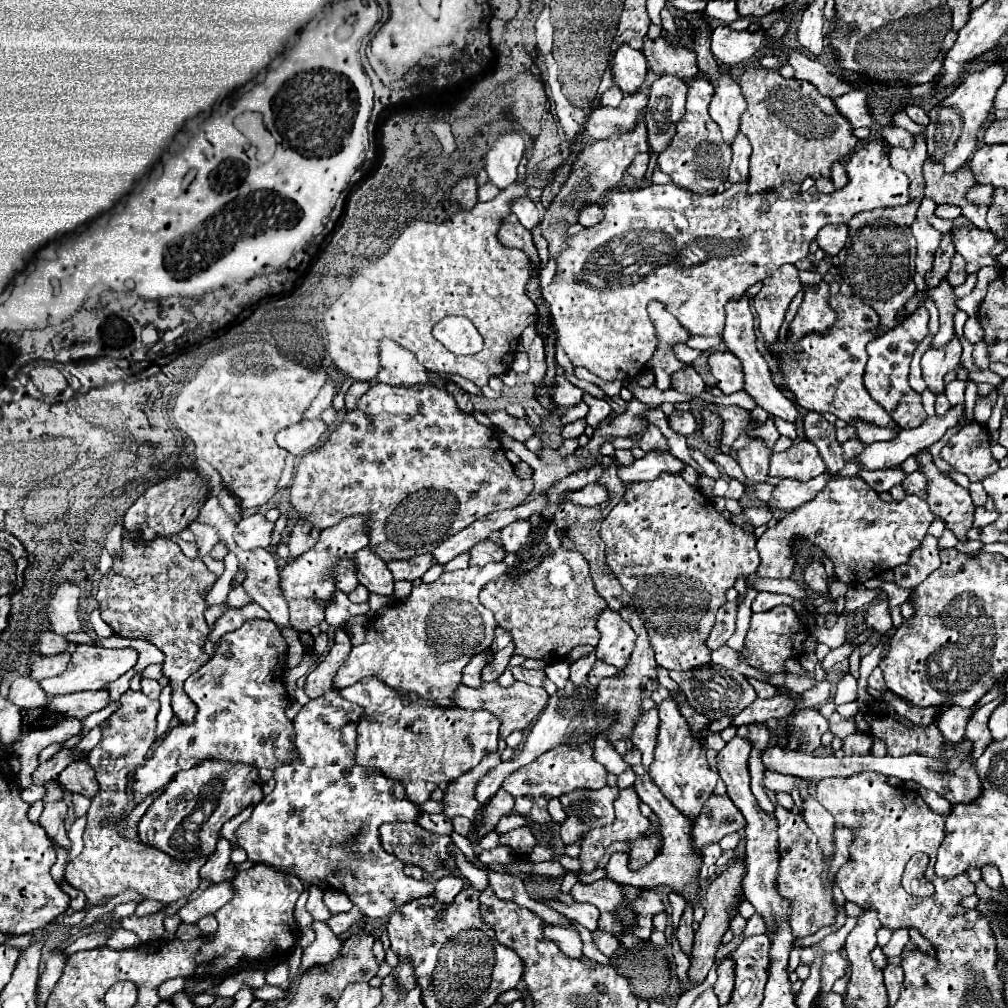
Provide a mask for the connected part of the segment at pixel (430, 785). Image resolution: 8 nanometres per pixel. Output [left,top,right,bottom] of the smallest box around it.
[339,677,501,803]

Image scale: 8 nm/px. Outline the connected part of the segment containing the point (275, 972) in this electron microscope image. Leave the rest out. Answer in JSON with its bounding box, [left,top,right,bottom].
[265,963,289,989]

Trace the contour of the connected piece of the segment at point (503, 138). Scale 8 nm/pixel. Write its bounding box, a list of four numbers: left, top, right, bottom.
[485,129,527,189]

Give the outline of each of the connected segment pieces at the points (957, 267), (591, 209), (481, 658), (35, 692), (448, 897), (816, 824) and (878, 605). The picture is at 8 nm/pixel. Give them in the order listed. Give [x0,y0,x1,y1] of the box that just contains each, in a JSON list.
[[947,253,965,287],[577,203,603,227],[463,649,491,687],[9,675,49,709],[433,873,463,905],[803,795,835,853],[863,599,891,633]]

